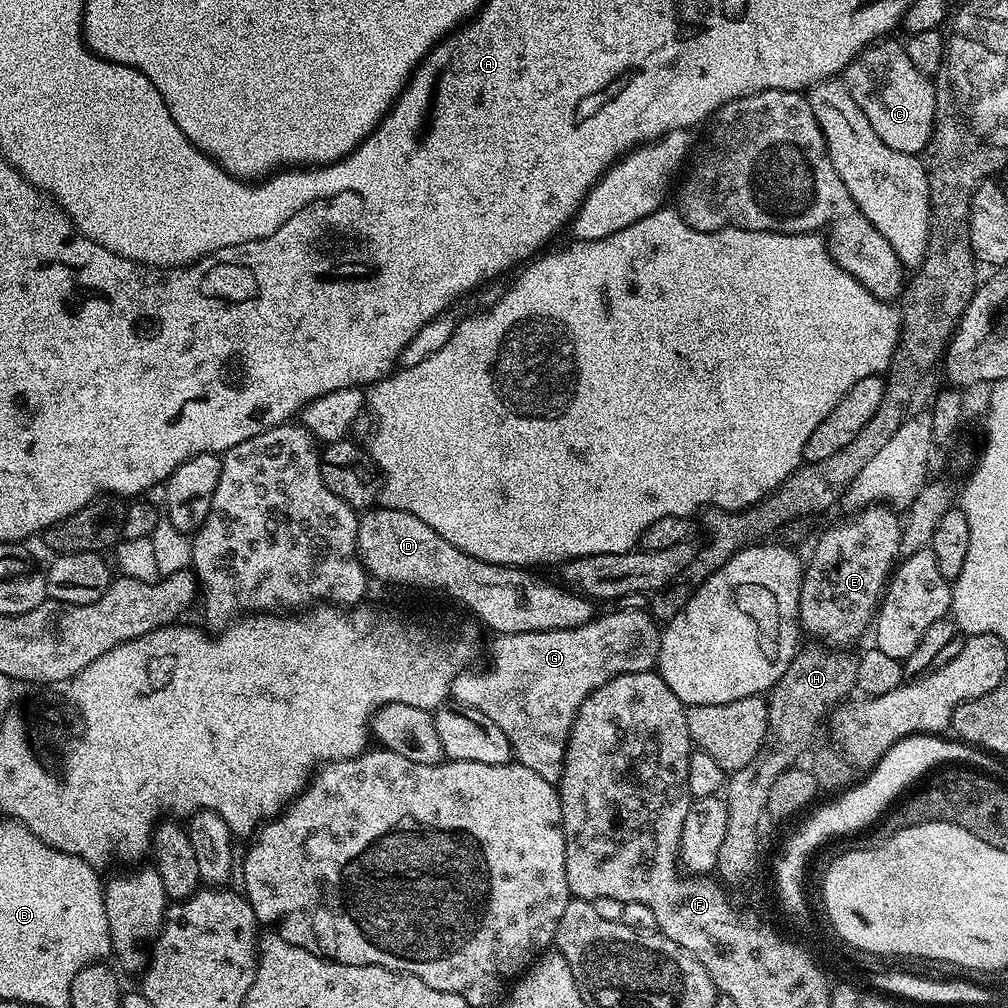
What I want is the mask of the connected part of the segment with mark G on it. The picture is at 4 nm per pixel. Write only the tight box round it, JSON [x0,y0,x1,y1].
[451,608,662,781]

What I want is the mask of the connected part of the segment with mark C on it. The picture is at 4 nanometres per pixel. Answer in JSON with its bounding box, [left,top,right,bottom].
[842,38,936,156]

